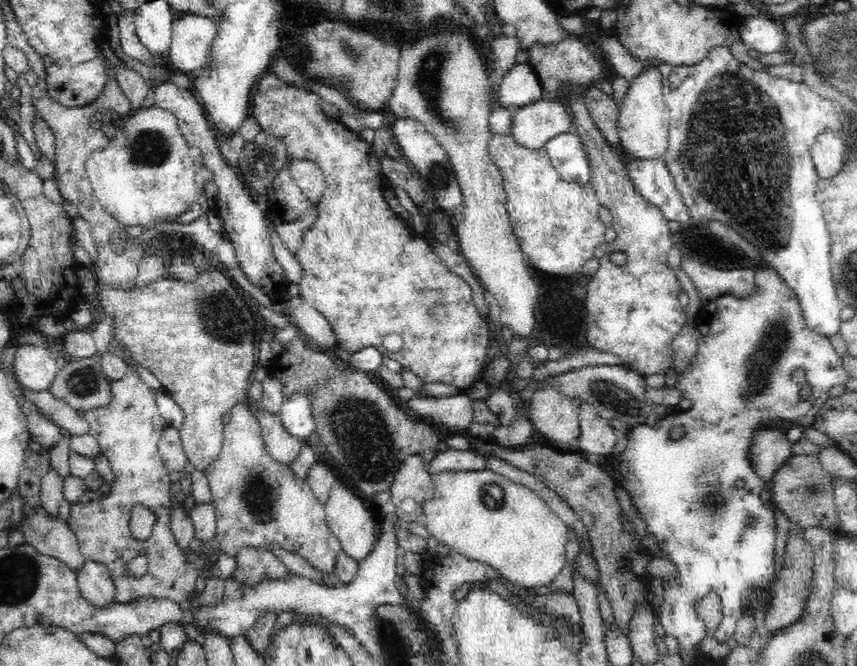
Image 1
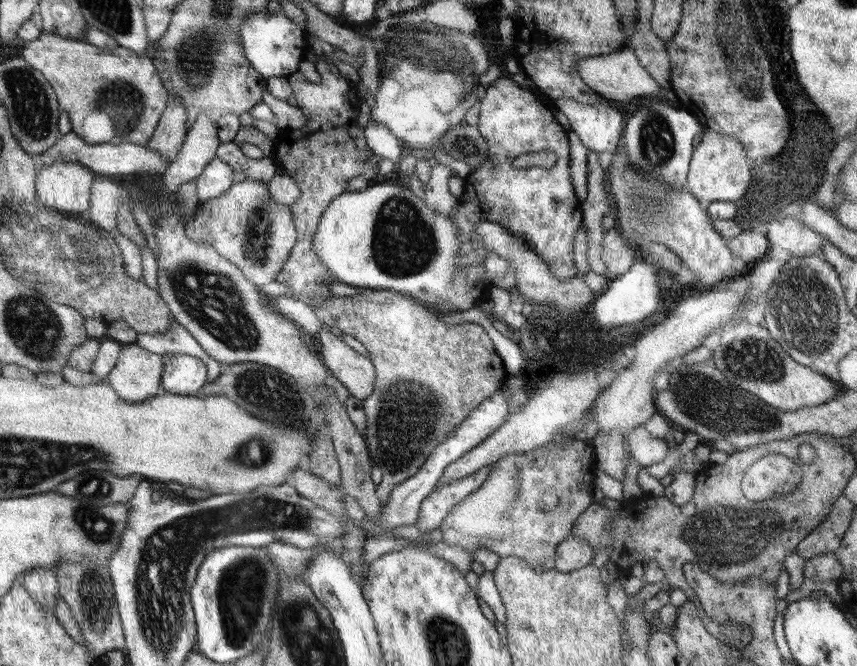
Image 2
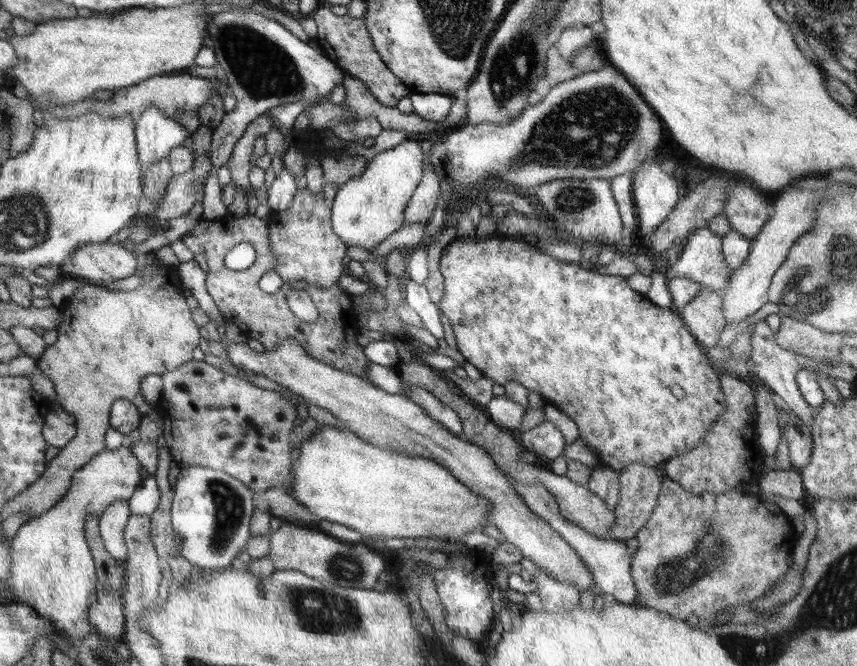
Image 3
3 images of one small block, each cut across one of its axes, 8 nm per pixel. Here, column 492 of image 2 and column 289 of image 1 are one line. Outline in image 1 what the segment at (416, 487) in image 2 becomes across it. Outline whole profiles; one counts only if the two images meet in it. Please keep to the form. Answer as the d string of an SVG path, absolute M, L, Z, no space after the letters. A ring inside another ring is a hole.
M298 392L284 400L280 418L284 428L300 442L308 442L312 432L316 432L316 418L312 418L310 396L306 396L306 392Z

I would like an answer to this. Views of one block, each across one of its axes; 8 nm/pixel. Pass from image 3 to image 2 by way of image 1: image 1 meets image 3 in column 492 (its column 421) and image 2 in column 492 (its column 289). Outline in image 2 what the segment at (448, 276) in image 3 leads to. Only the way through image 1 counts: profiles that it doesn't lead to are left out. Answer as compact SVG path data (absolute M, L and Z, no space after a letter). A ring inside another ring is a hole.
M497 78L491 86L485 88L485 96L479 102L479 122L477 122L479 132L483 134L483 138L489 144L489 164L481 164L477 170L471 170L471 174L465 178L465 190L463 196L459 198L459 206L457 212L451 214L449 218L455 222L455 226L459 226L459 240L461 240L461 258L457 260L459 264L475 264L475 262L483 262L485 258L485 248L481 238L473 232L473 224L477 220L485 220L491 224L497 224L499 228L507 230L509 234L513 234L515 238L527 240L527 244L537 252L537 256L541 256L551 272L555 272L557 278L573 278L575 272L575 264L573 264L573 238L577 228L581 226L581 204L575 198L573 186L569 182L569 140L567 140L567 132L557 124L557 120L551 114L551 108L547 108L539 96L535 92L527 92L525 88L521 88L519 84L513 82L513 78ZM539 150L549 150L557 156L555 166L551 168L523 168L519 166L519 158L529 154L529 152L539 152Z

